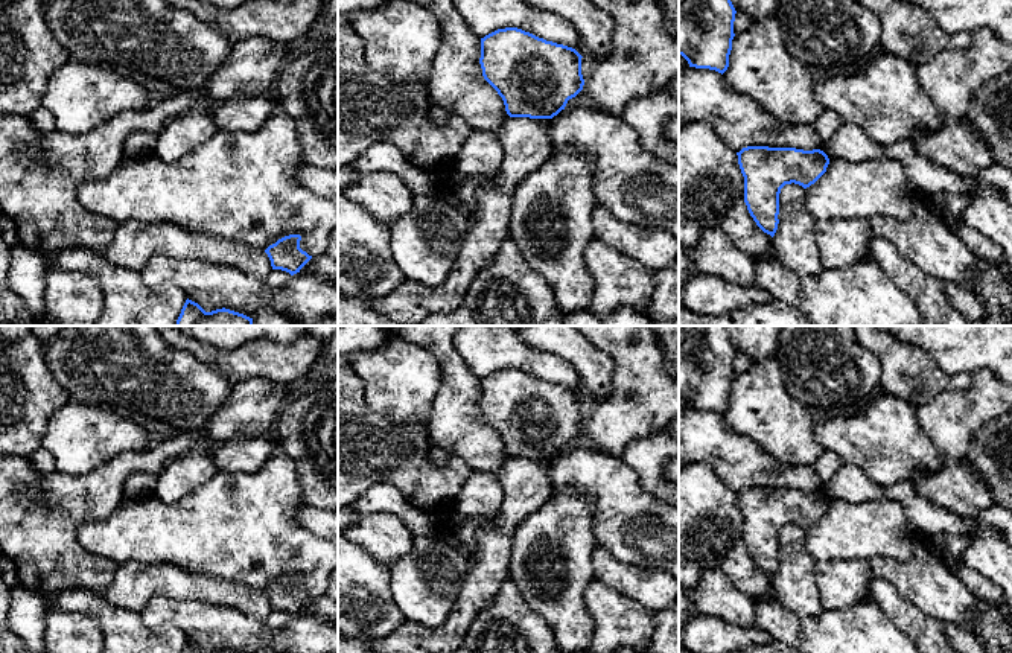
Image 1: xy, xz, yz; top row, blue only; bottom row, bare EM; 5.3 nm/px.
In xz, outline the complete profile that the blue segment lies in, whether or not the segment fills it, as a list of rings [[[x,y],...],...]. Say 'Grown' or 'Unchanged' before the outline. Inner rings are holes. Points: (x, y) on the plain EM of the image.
Unchanged. [[[517,368],[481,379],[484,420],[502,438],[510,458],[552,460],[584,426],[581,396]]]

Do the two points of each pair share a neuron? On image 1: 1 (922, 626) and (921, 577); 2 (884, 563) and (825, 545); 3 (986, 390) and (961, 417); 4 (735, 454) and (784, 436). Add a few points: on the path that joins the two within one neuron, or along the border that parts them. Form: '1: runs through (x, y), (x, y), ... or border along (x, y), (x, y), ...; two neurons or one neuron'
1: border along (895, 589), (926, 614), (944, 623); two neurons
2: border along (907, 559), (900, 562), (874, 556), (868, 560); two neurons
3: runs through (982, 396), (967, 411); one neuron
4: border along (728, 425), (752, 439), (781, 461), (789, 463); two neurons

